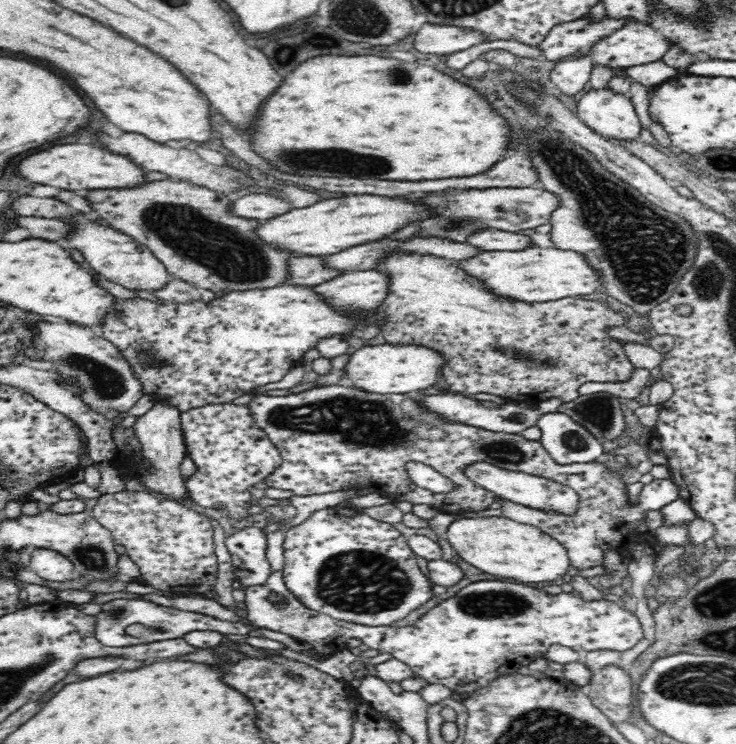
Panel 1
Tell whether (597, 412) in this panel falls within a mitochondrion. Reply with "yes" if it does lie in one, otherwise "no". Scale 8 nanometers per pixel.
yes

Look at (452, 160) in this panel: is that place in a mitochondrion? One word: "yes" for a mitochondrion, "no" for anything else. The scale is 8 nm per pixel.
no

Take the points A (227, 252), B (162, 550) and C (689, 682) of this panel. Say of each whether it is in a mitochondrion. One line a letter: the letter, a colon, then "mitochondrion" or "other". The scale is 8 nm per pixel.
A: mitochondrion
B: other
C: mitochondrion

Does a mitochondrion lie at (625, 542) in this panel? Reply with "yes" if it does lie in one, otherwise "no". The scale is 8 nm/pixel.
no

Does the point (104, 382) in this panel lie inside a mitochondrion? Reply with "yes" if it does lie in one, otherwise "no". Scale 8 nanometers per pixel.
yes

